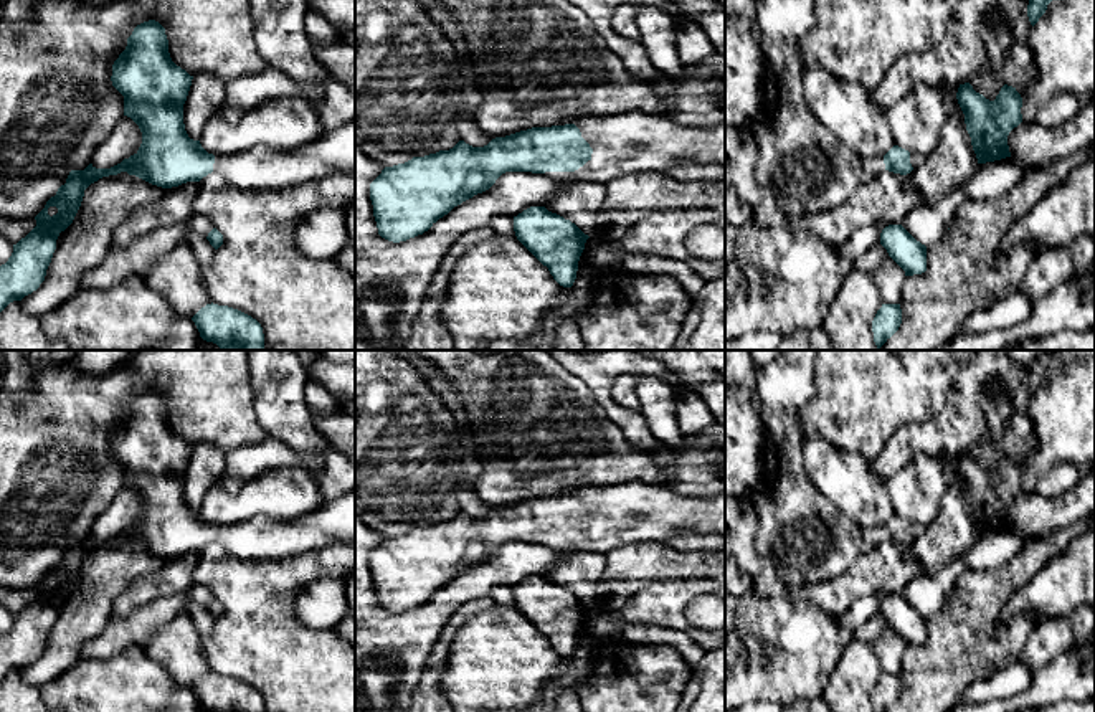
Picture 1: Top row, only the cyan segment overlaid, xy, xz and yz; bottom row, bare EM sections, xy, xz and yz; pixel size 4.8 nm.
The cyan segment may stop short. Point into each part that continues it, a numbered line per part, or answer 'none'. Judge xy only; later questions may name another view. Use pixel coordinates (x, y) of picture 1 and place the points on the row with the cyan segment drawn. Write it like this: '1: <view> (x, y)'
1: xy (260, 167)

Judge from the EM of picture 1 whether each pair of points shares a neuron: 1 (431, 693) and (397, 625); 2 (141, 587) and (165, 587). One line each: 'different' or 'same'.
1: different
2: same

